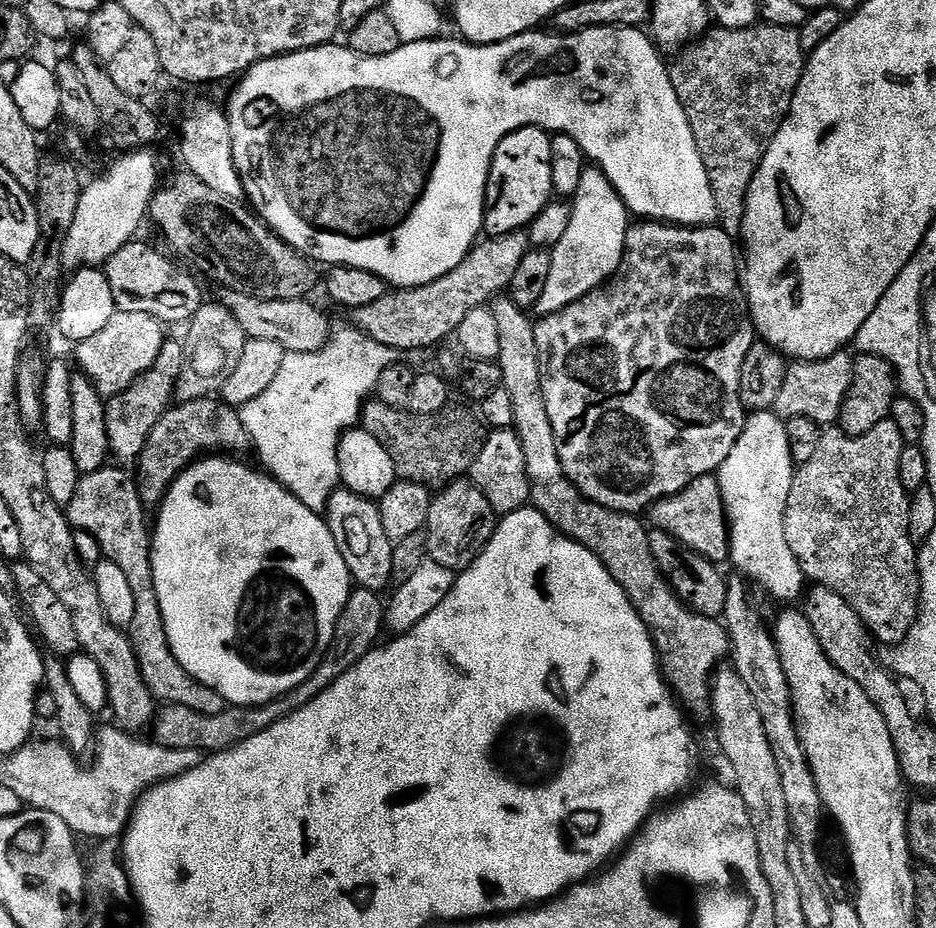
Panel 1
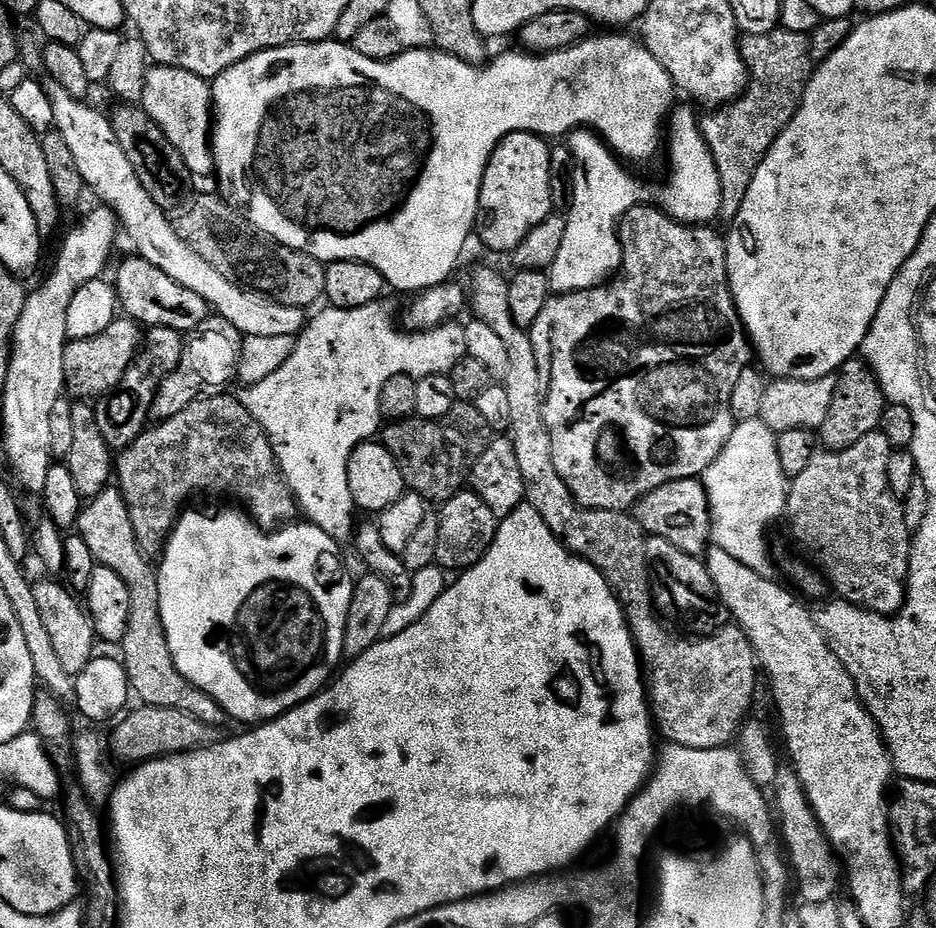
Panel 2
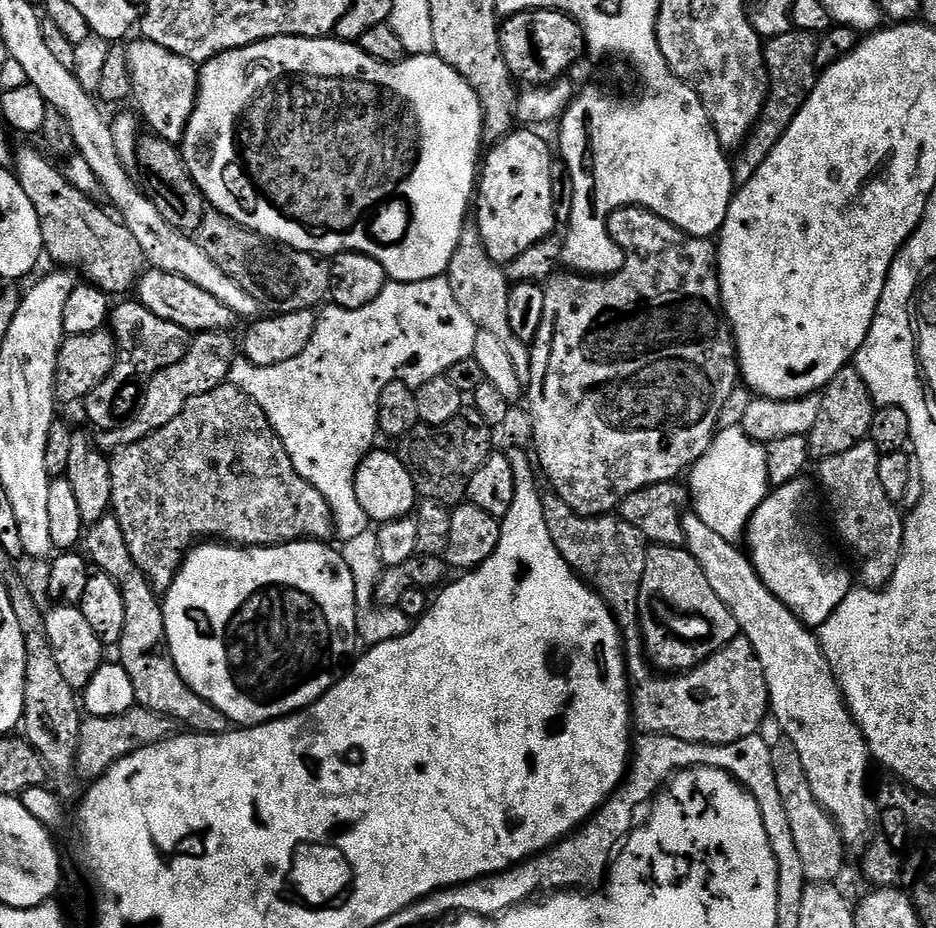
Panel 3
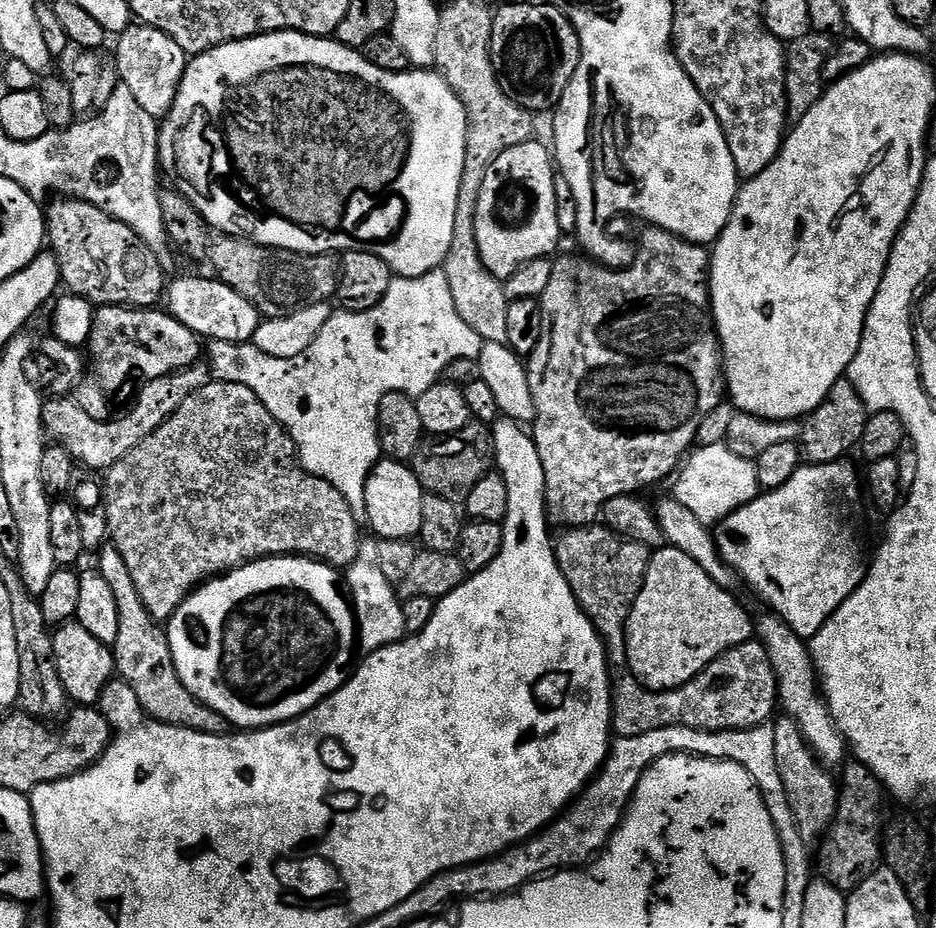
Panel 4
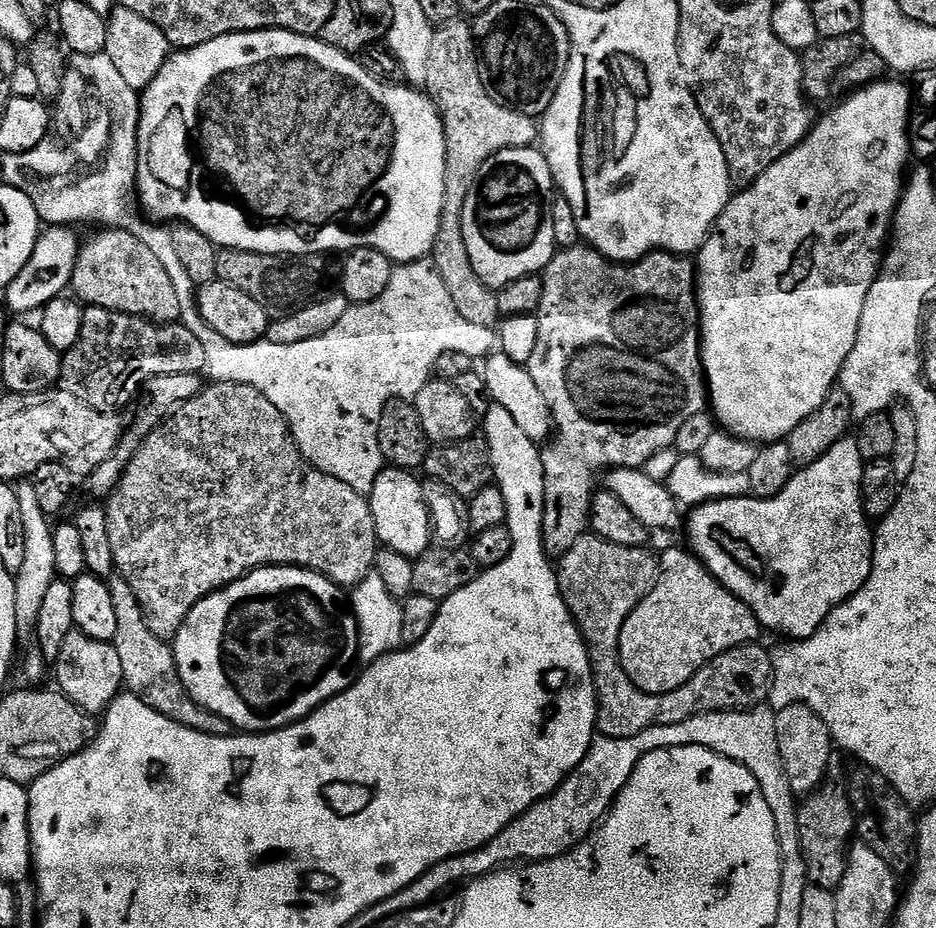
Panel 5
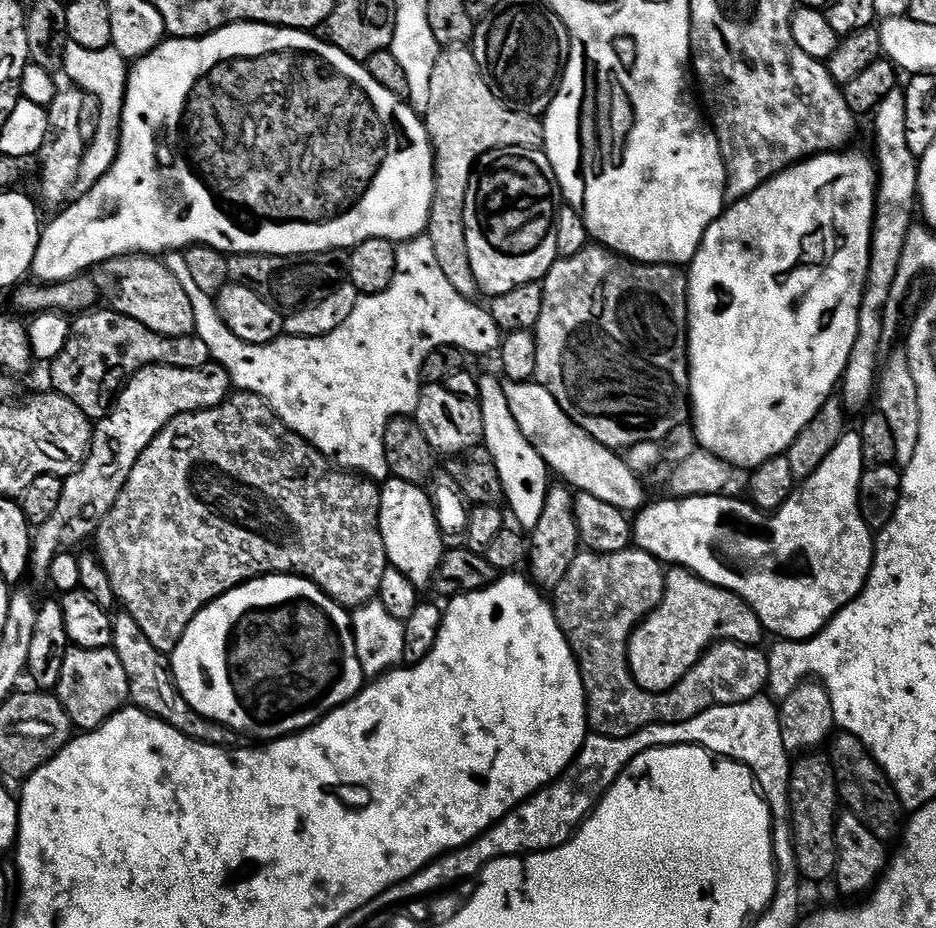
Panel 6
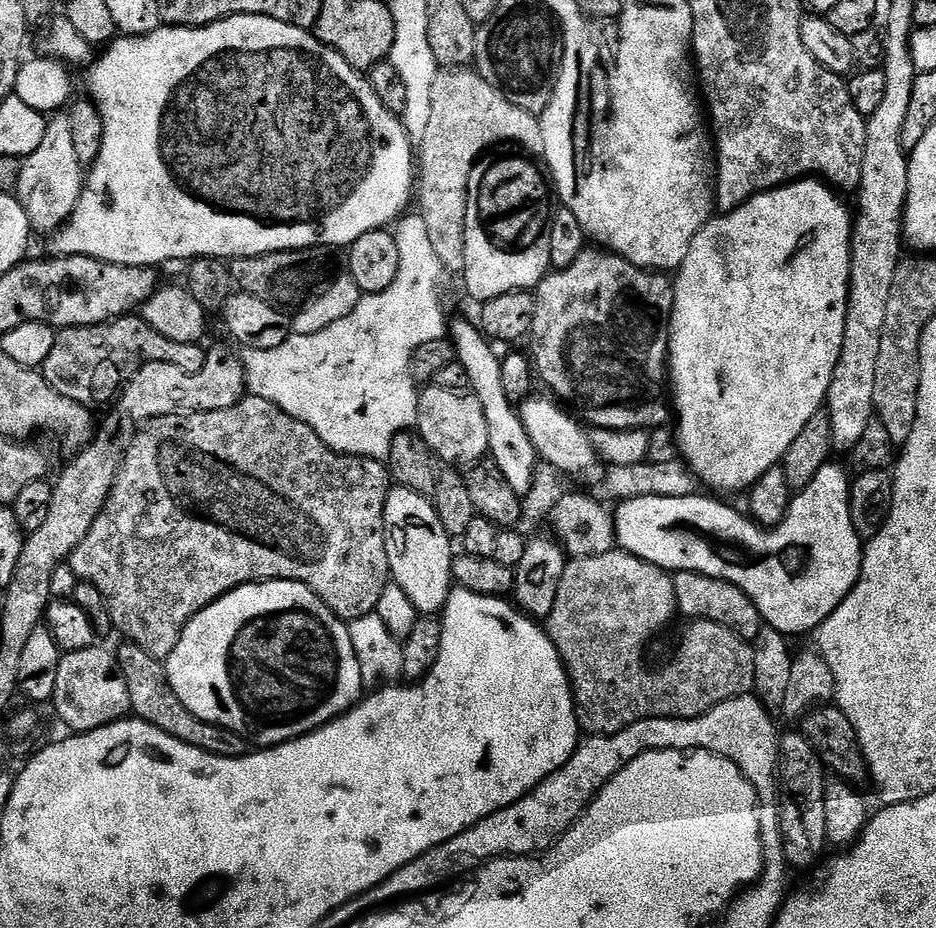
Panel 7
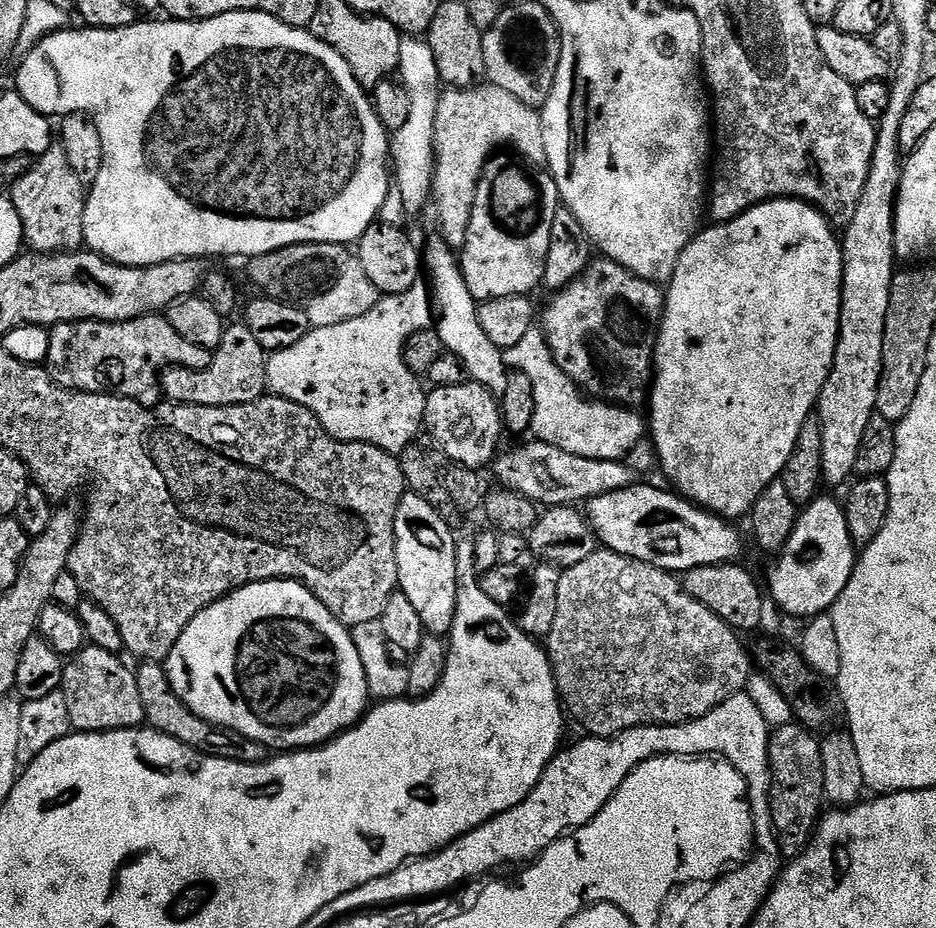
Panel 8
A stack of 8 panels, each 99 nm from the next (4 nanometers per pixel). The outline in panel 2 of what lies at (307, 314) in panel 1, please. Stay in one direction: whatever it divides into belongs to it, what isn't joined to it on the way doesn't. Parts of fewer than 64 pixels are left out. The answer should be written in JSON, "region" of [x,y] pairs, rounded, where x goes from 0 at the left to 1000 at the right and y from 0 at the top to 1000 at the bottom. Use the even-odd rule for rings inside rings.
{"region":[[[56,85],[50,87],[49,94],[53,114],[58,114],[59,141],[64,142],[66,149],[71,149],[71,157],[75,157],[75,163],[79,165],[79,175],[83,175],[83,188],[88,188],[93,206],[97,210],[99,207],[107,214],[104,217],[108,221],[120,225],[131,253],[134,250],[141,258],[141,263],[145,266],[142,267],[144,275],[160,282],[160,287],[169,287],[169,291],[173,291],[173,295],[178,295],[181,300],[186,300],[186,304],[190,304],[190,308],[199,308],[199,313],[207,313],[207,317],[212,317],[212,321],[220,324],[223,333],[230,339],[241,343],[241,347],[246,347],[246,351],[250,351],[256,357],[257,362],[294,363],[302,361],[319,363],[327,348],[326,333],[301,330],[301,325],[293,325],[287,319],[256,310],[250,304],[246,304],[246,300],[233,295],[233,291],[229,291],[229,287],[224,287],[224,282],[220,282],[214,275],[207,274],[207,269],[203,269],[203,265],[199,265],[199,261],[194,261],[194,256],[188,250],[187,240],[175,234],[178,233],[176,225],[171,224],[169,218],[165,218],[165,213],[160,213],[160,209],[156,209],[156,200],[152,200],[147,188],[143,188],[143,179],[139,179],[130,157],[126,157],[126,149],[122,149],[119,128],[112,122],[110,125],[109,122],[101,121],[94,113],[94,110],[79,106],[74,99],[66,97],[66,93],[62,93],[62,88]]]}

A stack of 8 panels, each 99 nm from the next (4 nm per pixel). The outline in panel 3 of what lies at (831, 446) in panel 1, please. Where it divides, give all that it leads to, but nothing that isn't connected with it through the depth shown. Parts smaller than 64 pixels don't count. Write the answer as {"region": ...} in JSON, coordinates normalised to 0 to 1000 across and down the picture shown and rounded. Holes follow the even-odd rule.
{"region":[[[925,473],[912,481],[912,485],[904,485],[904,489],[882,494],[874,500],[876,522],[885,529],[885,539],[889,542],[893,573],[919,602],[918,628],[933,636],[943,634],[955,619],[966,583],[967,557],[955,540],[947,537],[947,528],[942,528],[942,518],[938,515],[941,490],[932,475]]]}

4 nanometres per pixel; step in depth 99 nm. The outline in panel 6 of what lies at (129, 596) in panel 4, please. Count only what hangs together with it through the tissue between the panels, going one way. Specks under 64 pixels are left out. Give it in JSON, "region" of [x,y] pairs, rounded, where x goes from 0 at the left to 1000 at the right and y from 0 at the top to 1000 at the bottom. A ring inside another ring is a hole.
{"region":[[[129,658],[127,663],[120,669],[119,698],[126,705],[126,710],[135,721],[135,731],[139,735],[137,749],[140,758],[153,767],[159,767],[165,774],[177,778],[177,782],[186,782],[186,787],[199,791],[199,795],[234,806],[251,803],[254,797],[253,790],[239,780],[212,769],[212,765],[207,765],[203,756],[194,752],[194,748],[188,742],[188,734],[184,732],[181,708],[165,696],[160,696],[160,688],[152,683],[147,670],[143,670],[143,666],[139,666],[139,662],[135,658]]]}

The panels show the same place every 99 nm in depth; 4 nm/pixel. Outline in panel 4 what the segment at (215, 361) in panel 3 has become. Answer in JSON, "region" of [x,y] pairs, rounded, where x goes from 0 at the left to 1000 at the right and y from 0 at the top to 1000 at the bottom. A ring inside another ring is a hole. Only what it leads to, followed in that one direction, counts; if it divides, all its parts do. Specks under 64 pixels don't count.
{"region":[[[210,390],[191,401],[159,409],[149,419],[150,428],[145,436],[134,448],[125,447],[119,453],[96,450],[96,446],[92,446],[92,442],[88,442],[80,430],[56,429],[47,436],[47,463],[59,477],[65,478],[77,490],[82,501],[95,506],[114,506],[130,498],[130,494],[135,494],[135,489],[139,489],[147,476],[156,476],[156,472],[160,472],[160,468],[165,468],[173,455],[181,453],[186,442],[190,442],[190,438],[203,429],[203,425],[216,420],[216,416],[225,414],[228,408],[226,398],[221,391]]]}

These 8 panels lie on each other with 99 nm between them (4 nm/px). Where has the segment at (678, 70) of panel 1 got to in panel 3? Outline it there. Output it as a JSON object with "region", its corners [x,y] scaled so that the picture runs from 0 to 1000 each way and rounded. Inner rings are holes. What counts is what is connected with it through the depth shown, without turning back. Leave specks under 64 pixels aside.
{"region":[[[847,32],[834,39],[824,40],[817,46],[816,66],[821,72],[821,105],[812,130],[782,172],[782,193],[787,199],[801,196],[801,192],[806,192],[810,179],[814,179],[823,162],[831,157],[835,144],[840,144],[844,131],[848,131],[853,119],[857,119],[861,106],[870,97],[874,85],[872,45],[873,40],[869,36]]]}

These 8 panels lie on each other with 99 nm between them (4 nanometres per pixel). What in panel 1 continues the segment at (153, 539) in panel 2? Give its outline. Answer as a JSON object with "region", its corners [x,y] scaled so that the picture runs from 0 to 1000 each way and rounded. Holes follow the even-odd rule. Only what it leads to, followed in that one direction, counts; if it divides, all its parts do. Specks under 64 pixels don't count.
{"region":[[[231,429],[189,434],[181,440],[169,459],[165,459],[156,476],[156,485],[152,485],[144,505],[145,527],[150,530],[152,541],[155,545],[170,544],[179,525],[206,496],[215,495],[219,489],[256,489],[266,478],[263,459],[259,459],[256,445],[248,436]]]}

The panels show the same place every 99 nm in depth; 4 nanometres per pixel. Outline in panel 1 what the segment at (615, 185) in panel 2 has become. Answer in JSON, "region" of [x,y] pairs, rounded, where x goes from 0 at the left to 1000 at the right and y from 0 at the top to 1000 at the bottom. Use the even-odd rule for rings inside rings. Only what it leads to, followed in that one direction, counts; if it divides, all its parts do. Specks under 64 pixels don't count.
{"region":[[[636,179],[625,180],[622,196],[610,221],[609,245],[600,255],[600,261],[596,261],[596,265],[589,268],[588,300],[572,331],[577,341],[592,338],[646,306],[658,296],[667,277],[673,230],[645,185]]]}

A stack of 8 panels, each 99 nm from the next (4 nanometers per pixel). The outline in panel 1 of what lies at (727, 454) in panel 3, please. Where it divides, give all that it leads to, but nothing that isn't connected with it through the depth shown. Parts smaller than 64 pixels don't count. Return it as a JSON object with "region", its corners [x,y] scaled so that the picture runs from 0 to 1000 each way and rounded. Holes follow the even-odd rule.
{"region":[[[828,443],[806,444],[796,452],[794,467],[765,511],[771,524],[772,543],[776,545],[781,575],[781,609],[785,609],[792,615],[790,617],[804,628],[808,626],[818,634],[825,643],[838,649],[844,649],[854,641],[856,643],[861,634],[856,611],[840,585],[839,550],[849,505],[850,501],[844,489],[843,472],[840,470],[839,454],[833,452]]]}

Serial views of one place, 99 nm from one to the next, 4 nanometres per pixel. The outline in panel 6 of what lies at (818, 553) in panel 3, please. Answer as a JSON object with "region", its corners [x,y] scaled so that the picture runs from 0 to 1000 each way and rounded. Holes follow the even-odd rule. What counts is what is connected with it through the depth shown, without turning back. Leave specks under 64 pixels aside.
{"region":[[[903,464],[902,470],[895,476],[895,481],[891,481],[891,485],[887,485],[887,489],[882,489],[882,498],[878,498],[878,502],[874,502],[874,506],[870,506],[870,511],[865,511],[863,516],[858,518],[847,529],[846,536],[830,552],[824,554],[813,552],[807,543],[800,541],[798,538],[795,538],[796,540],[785,539],[782,532],[713,537],[714,539],[705,539],[702,543],[692,541],[677,556],[678,589],[688,592],[689,595],[694,596],[696,599],[701,600],[702,603],[708,606],[710,609],[736,612],[746,623],[750,623],[768,634],[780,636],[784,640],[788,640],[788,644],[793,644],[803,654],[806,662],[810,662],[810,666],[815,670],[817,678],[824,684],[826,681],[829,688],[832,688],[834,691],[849,692],[853,690],[863,690],[868,685],[875,683],[891,667],[893,662],[899,659],[902,653],[907,651],[922,636],[925,623],[932,613],[934,573],[921,558],[919,542],[917,541],[917,528],[919,527],[924,503],[923,490],[921,489],[921,472],[918,464]]]}

